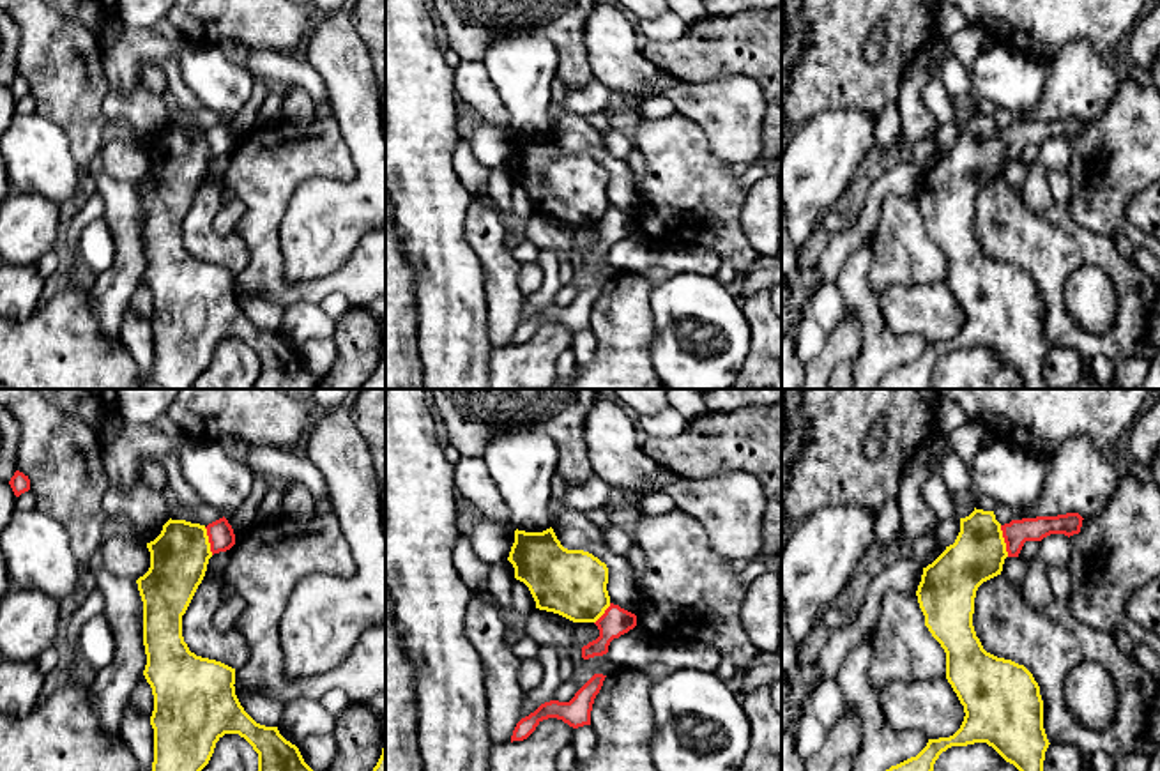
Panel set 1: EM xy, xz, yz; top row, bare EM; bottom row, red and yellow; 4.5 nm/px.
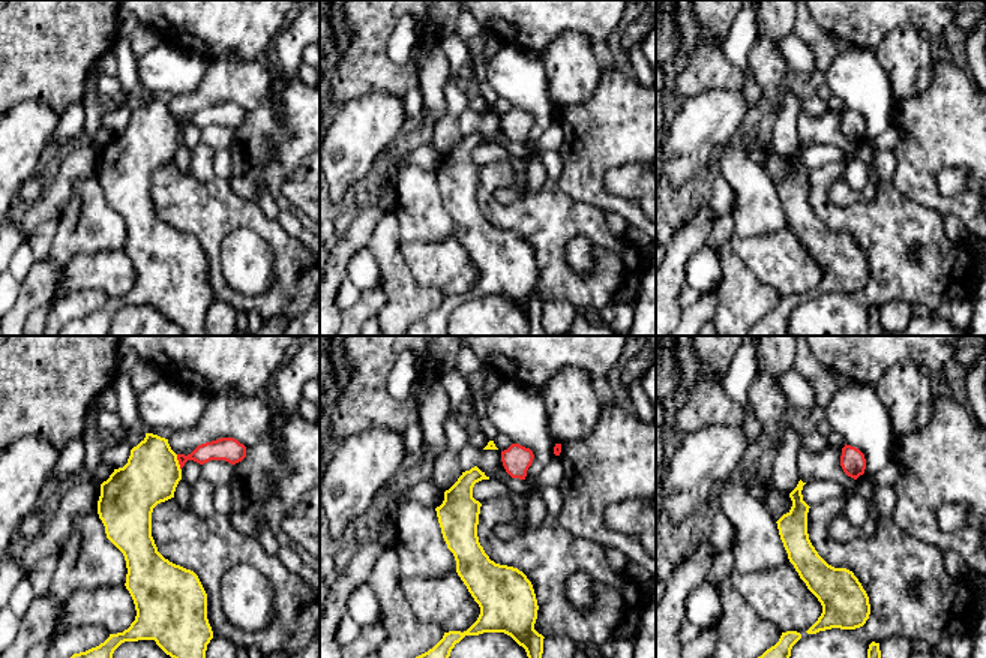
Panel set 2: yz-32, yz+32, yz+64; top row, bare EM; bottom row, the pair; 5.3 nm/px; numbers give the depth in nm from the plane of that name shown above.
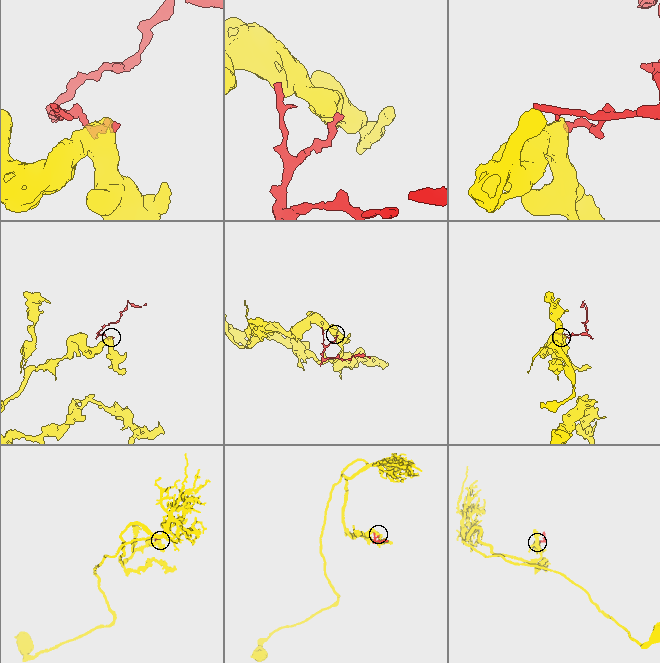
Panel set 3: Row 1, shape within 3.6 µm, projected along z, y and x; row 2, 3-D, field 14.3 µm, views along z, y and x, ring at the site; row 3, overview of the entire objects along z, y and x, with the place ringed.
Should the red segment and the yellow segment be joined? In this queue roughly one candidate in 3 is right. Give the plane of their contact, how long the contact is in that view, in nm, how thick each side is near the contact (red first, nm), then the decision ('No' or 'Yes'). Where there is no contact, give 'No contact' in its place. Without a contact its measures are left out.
Touches red in yz. Shared border 150 nm. Thickness 120 nm (red) against 240 nm. No

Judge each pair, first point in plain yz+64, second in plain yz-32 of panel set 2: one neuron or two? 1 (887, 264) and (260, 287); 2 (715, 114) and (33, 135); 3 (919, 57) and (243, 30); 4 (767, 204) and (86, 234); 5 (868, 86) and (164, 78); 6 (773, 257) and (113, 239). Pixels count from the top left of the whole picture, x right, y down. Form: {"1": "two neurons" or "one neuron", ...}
{"1": "two neurons", "2": "one neuron", "3": "two neurons", "4": "one neuron", "5": "one neuron", "6": "two neurons"}

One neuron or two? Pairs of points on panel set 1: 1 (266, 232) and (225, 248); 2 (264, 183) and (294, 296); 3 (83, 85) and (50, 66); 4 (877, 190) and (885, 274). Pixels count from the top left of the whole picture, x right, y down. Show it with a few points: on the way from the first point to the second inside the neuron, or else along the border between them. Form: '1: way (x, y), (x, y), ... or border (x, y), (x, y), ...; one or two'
1: border (236, 232), (248, 251), (248, 262), (236, 274); two
2: way (264, 211), (266, 269); one
3: way (75, 83), (59, 68); one
4: border (915, 195), (890, 195), (885, 200), (869, 244); two

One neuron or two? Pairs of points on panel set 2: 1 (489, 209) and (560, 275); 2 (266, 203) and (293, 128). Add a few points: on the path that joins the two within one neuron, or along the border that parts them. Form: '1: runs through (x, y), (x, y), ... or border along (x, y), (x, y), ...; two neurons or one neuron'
1: runs through (511, 216), (517, 216), (550, 249), (550, 254); one neuron
2: border along (261, 186), (281, 210); two neurons

